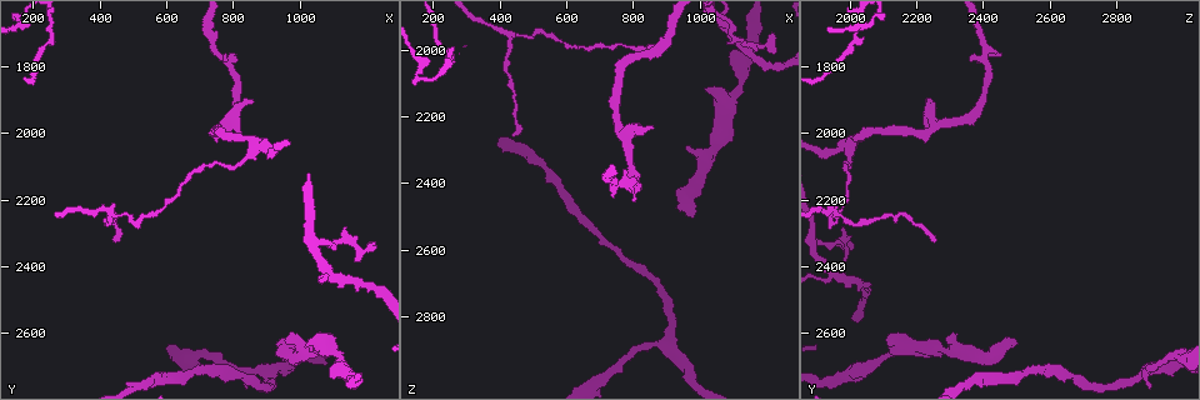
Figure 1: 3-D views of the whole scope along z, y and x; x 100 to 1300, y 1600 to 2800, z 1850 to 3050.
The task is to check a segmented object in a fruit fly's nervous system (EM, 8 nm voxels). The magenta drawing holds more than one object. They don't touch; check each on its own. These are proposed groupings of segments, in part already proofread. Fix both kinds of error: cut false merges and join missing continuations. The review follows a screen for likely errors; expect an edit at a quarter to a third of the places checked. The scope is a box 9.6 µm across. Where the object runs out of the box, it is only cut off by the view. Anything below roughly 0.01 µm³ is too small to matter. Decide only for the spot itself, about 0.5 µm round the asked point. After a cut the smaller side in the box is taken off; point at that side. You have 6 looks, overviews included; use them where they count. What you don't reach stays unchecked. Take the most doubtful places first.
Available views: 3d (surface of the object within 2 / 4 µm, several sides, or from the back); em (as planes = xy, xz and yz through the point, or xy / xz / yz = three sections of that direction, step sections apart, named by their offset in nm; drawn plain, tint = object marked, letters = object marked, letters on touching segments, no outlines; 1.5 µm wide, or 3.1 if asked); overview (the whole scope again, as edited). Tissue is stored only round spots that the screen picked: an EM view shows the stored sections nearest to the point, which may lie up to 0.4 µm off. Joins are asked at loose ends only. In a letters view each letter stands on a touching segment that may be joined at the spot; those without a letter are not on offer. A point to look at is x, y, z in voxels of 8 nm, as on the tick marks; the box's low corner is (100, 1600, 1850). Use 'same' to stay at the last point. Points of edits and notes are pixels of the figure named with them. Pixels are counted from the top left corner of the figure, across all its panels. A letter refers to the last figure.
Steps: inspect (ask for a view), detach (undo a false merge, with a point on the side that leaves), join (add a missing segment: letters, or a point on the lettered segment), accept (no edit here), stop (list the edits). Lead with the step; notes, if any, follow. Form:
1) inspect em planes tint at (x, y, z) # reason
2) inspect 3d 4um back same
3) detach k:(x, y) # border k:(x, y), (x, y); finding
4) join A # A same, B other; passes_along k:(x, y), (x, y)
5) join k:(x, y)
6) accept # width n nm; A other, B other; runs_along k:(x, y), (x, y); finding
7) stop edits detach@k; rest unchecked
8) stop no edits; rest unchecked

inspect 3d 4um back at (870, 2030, 2000) # three-way junction

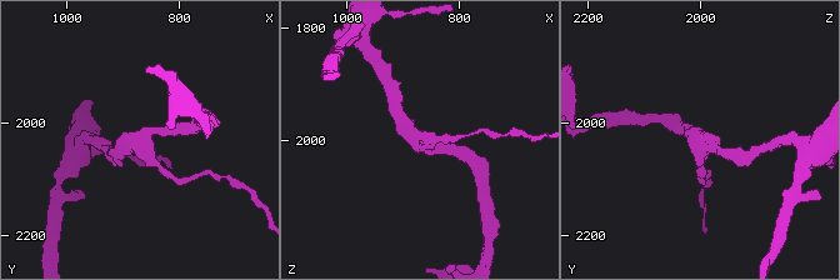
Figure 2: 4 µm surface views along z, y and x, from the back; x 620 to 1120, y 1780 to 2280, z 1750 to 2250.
inspect em planes letters at (875, 2040, 2005) # now the EM

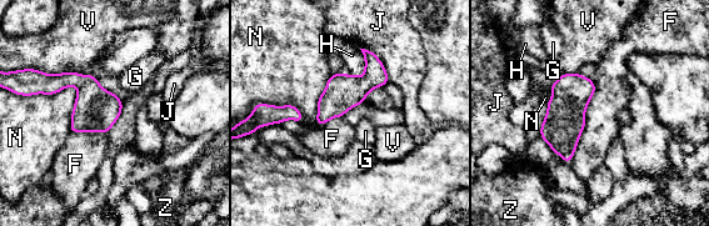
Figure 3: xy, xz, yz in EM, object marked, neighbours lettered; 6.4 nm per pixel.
accept # width 220 nm; F other, G other, H other, J other, N other, V other, Z other; border 3:(594, 81), (585, 126), (572, 156); all the same cell

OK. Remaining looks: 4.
inspect em xy step 4 letters at (450, 2250, 1960) # abrupt turn

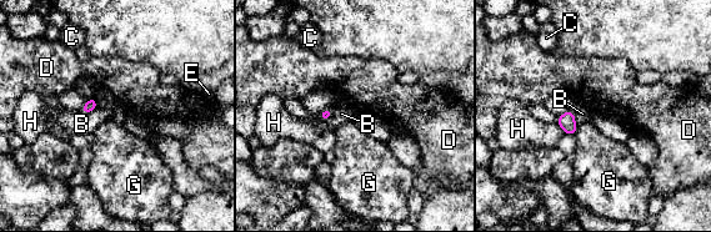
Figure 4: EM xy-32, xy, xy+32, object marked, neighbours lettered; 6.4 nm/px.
accept # B other, C other, D other, E other, G other, H other; border 4:(577, 126), (574, 135); one cell here

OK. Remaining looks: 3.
inspect 3d 4um at (1100, 2660, 2130) # thin neck

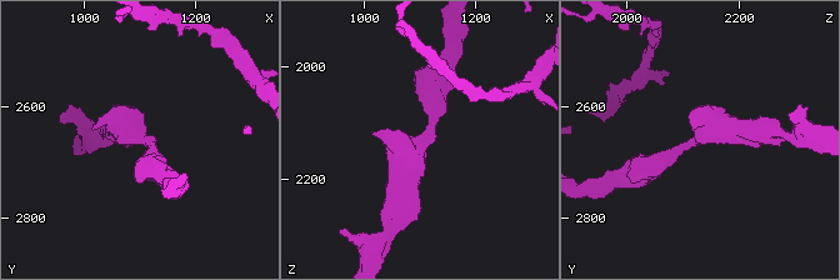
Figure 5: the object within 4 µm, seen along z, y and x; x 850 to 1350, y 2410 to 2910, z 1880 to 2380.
inspect em planes letters at (1110, 2665, 2125) # arm_widths 280, 360 nm

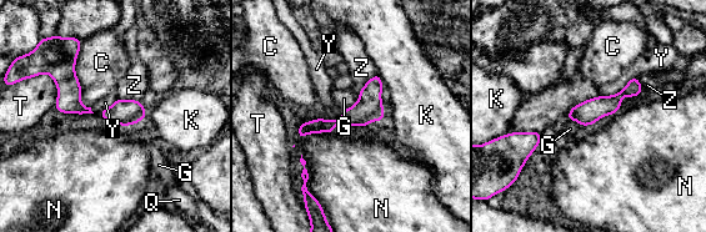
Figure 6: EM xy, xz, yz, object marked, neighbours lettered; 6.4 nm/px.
accept # longest_contact C 440 nm; C other, G other, K other, N other, Q other, T other, Y other, Z other; runs_along 6:(376, 79), (351, 116), (301, 132); all the same cell

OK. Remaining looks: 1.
stop no edits; rest unchecked

